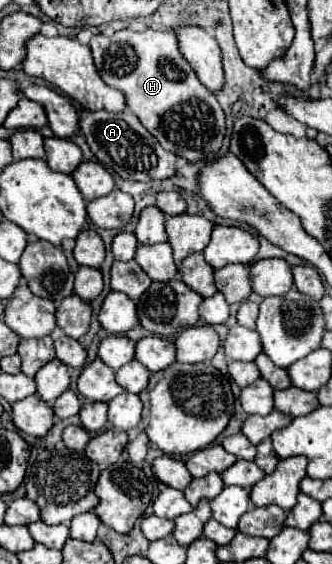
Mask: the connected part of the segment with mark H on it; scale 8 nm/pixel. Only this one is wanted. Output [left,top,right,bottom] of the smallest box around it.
[90,28,226,162]

